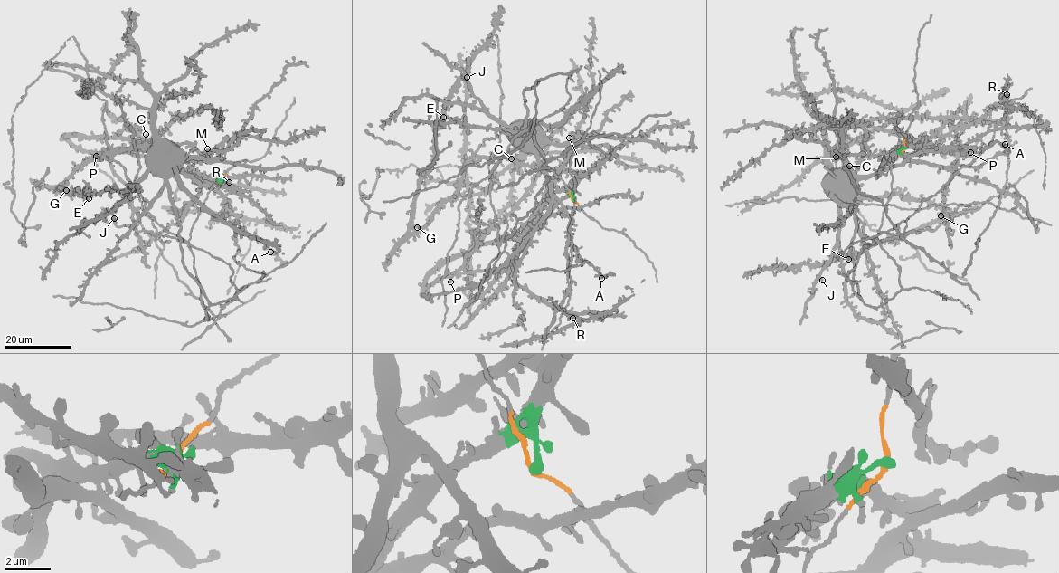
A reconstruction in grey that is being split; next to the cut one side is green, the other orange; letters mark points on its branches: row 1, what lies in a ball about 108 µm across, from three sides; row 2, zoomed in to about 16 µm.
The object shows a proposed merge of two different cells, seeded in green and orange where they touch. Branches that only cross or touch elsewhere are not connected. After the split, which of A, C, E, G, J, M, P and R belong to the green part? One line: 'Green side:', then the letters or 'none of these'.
Green side: C, E, G, M, P, R

